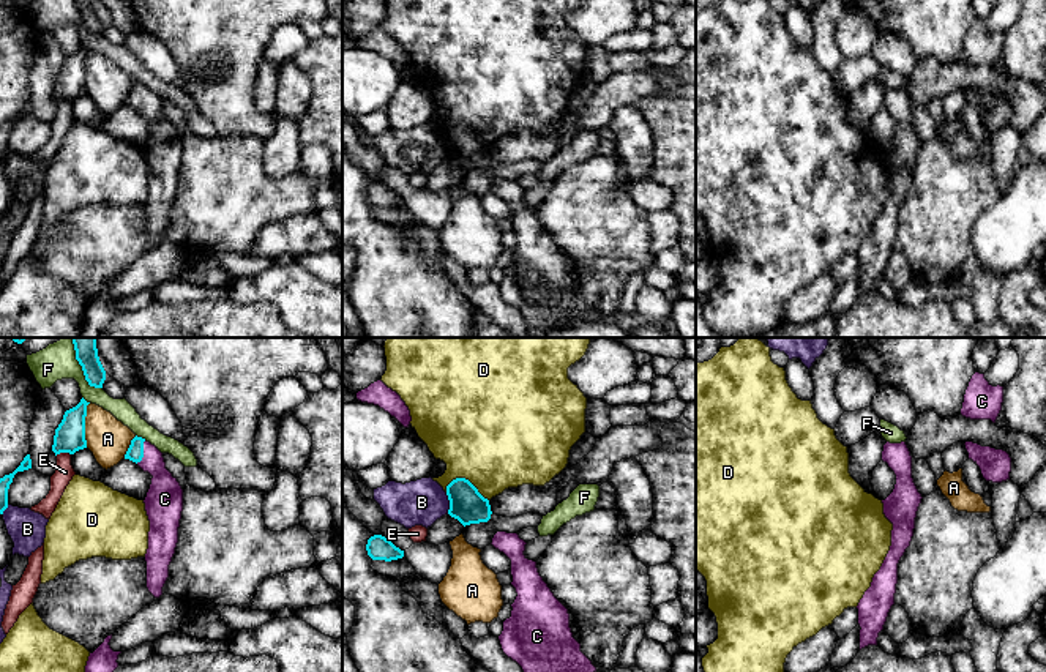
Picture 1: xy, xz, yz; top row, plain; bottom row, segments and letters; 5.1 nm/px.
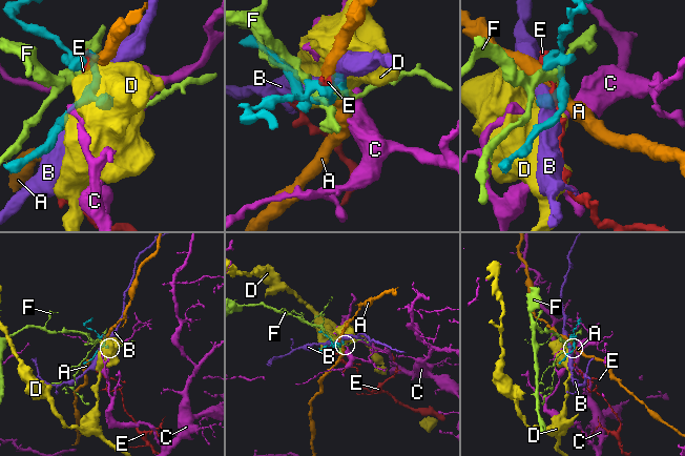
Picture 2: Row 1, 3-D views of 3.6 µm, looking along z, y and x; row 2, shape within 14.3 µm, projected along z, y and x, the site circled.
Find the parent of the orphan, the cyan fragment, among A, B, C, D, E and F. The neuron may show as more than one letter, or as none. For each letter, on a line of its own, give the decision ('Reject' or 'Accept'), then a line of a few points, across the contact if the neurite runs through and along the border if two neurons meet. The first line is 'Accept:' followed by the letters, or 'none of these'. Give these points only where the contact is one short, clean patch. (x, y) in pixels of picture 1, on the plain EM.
Accept: C
A: Reject. Line: xy (90, 49), (85, 59), (85, 93)
B: Reject
C: Accept. Line: xy (134, 100), (142, 100), (161, 122), (164, 142)
D: Reject. Line: xz (445, 133), (456, 125), (466, 125), (488, 147)
E: Reject
F: Reject

